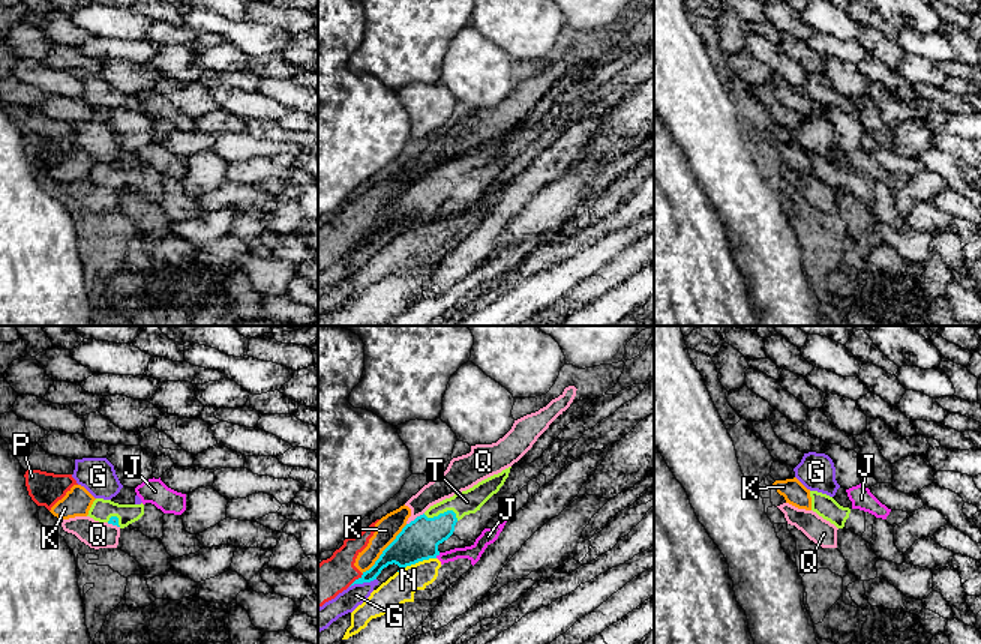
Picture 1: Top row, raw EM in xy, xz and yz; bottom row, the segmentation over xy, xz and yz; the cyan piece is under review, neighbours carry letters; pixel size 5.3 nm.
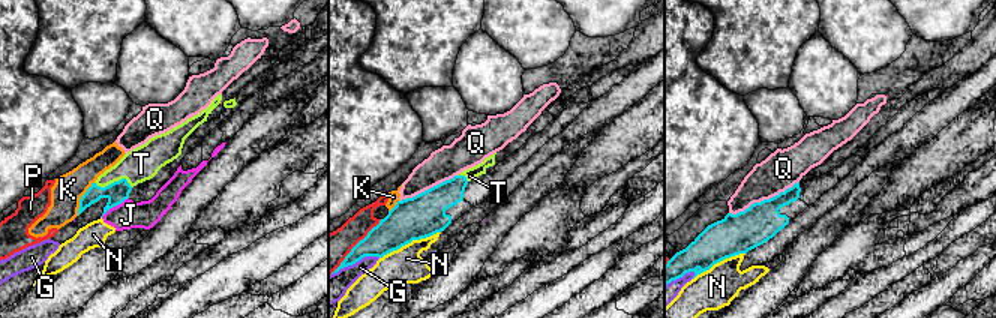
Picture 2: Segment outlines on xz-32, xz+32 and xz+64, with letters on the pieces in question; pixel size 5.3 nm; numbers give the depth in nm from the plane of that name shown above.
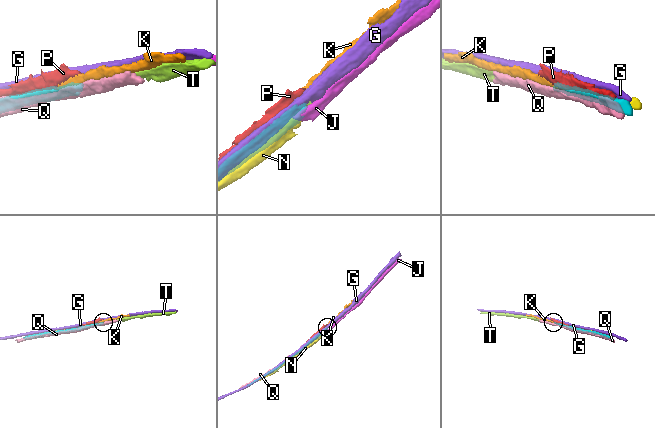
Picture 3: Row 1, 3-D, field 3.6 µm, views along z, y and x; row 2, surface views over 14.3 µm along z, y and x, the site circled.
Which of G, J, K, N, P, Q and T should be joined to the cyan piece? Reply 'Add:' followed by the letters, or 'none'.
Add: T

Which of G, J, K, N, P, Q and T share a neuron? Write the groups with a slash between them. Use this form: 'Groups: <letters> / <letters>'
Groups: G / J N / K P / Q / T

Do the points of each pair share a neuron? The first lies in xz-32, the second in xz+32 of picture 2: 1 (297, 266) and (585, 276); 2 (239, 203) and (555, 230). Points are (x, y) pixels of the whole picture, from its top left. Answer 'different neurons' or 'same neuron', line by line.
1: different neurons
2: same neuron

